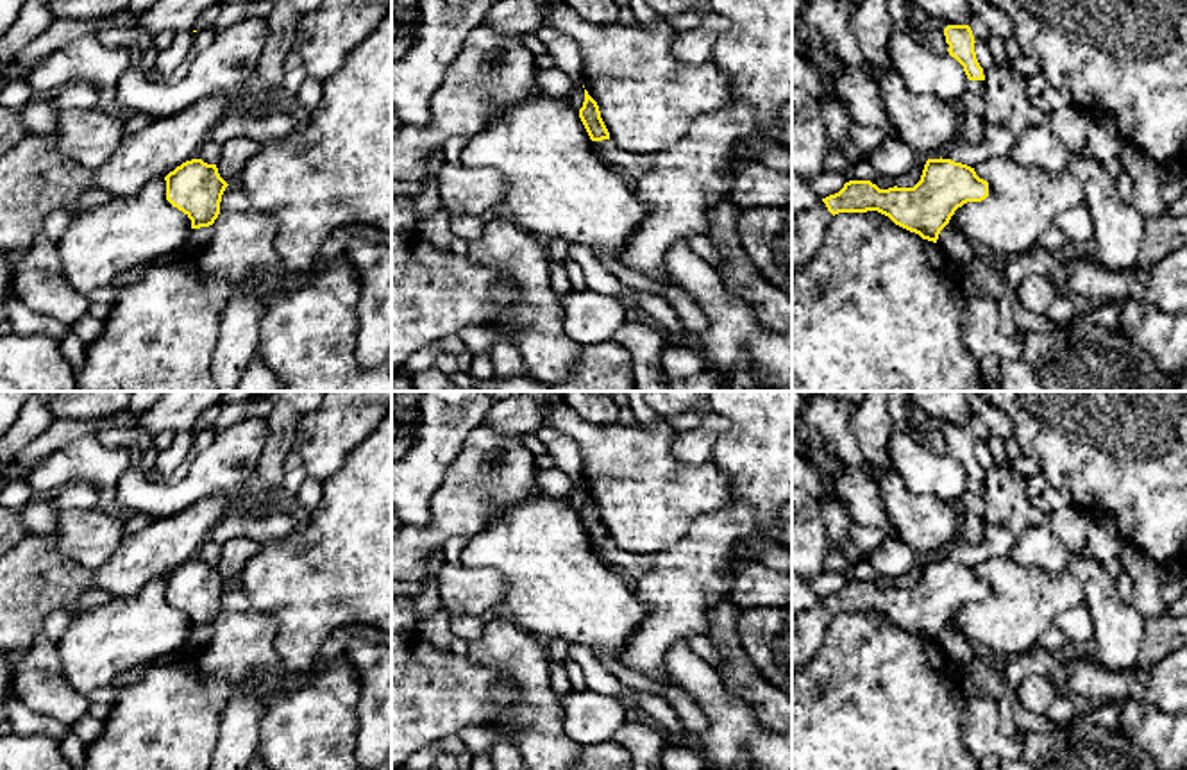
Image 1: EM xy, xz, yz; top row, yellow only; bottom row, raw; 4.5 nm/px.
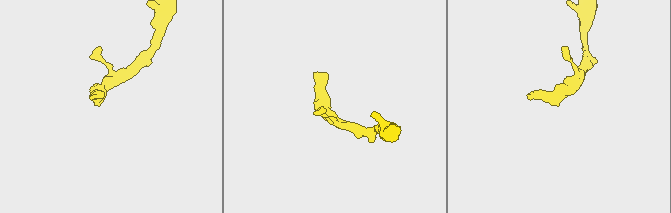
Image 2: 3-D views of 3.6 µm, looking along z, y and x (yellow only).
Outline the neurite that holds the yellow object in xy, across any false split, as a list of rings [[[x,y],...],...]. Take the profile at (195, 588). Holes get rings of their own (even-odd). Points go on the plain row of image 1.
[[[191,559],[166,577],[166,600],[191,620],[191,629],[209,627],[220,615],[220,602],[229,586],[216,565]]]

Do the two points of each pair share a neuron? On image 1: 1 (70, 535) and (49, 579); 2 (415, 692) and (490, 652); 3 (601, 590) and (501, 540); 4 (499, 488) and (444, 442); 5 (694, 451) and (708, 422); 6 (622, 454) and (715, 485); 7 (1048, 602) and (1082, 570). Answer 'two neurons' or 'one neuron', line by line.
1: two neurons
2: two neurons
3: one neuron
4: two neurons
5: one neuron
6: one neuron
7: two neurons

